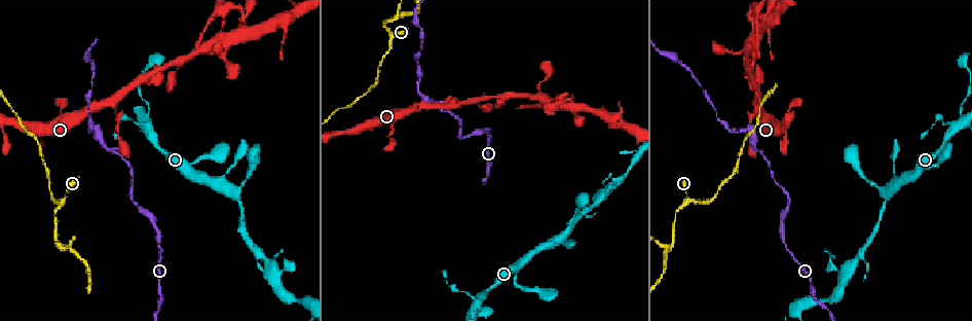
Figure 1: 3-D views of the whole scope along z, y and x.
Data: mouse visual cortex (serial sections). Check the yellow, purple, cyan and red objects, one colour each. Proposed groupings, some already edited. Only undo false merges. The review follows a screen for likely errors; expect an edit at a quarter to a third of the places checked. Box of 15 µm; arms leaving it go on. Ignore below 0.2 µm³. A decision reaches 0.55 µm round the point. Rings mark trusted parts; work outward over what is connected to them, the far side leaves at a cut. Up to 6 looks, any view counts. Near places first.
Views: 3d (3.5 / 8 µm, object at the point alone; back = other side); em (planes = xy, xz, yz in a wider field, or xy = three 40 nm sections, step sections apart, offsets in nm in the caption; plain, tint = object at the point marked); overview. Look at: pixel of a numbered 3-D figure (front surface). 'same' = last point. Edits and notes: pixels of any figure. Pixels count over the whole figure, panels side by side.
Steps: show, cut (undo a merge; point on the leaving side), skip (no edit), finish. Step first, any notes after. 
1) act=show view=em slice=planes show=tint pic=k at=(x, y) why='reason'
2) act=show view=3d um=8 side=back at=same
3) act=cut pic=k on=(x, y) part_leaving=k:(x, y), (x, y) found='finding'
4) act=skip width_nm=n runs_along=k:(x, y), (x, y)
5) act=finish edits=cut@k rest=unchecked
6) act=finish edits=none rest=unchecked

act=show view=3d um=3.5 pic=1 at=(666, 249) why='a fork'

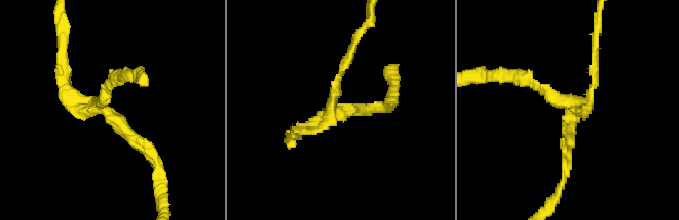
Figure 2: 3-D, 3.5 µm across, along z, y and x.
act=show view=em slice=xy step=1 show=tint pic=2 at=(100, 106) arms=3 arm_widths_nm=100,150,150

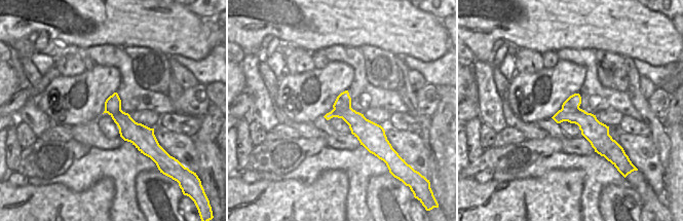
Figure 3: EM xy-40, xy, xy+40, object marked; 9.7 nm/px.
act=show view=em slice=planes show=tint at=same

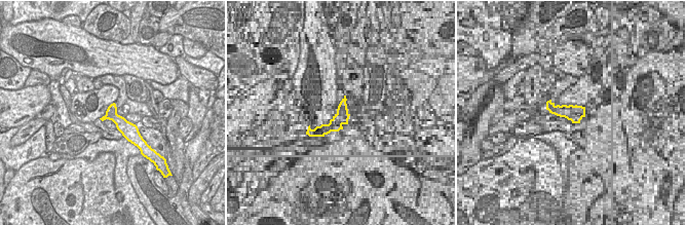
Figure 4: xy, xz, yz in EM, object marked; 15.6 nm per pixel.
act=cut pic=2 on=(537, 87) border=4:(116, 112), (114, 114), (106, 114) found='a second cell is stuck on'

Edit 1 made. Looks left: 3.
act=show view=3d um=8 pic=1 at=(133, 196) why='sharp bend'

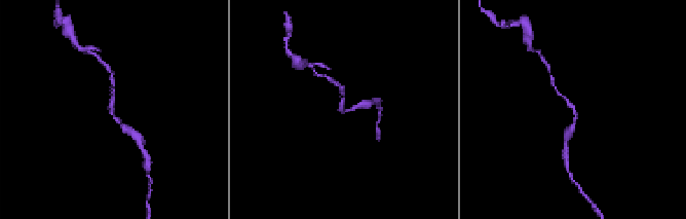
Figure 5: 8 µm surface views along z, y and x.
act=show view=3d um=3.5 pic=5 at=(111, 113) why='closer look'

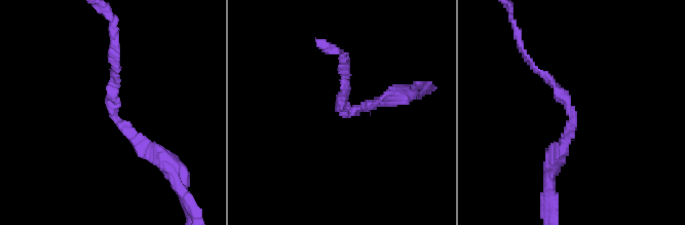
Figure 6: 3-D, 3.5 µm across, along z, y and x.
act=show view=em slice=xy step=3 show=tint pic=6 at=(343, 111) arm_widths_nm=100,150

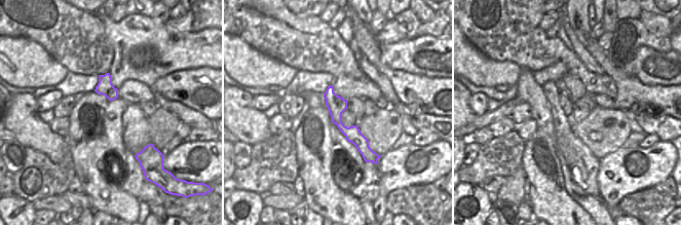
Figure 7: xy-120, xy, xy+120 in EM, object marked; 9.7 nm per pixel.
act=skip runs_along=6:(156, 159), (115, 118), (115, 55) found='all the same cell'

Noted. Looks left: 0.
act=finish edits=cut@2 rest=unchecked

